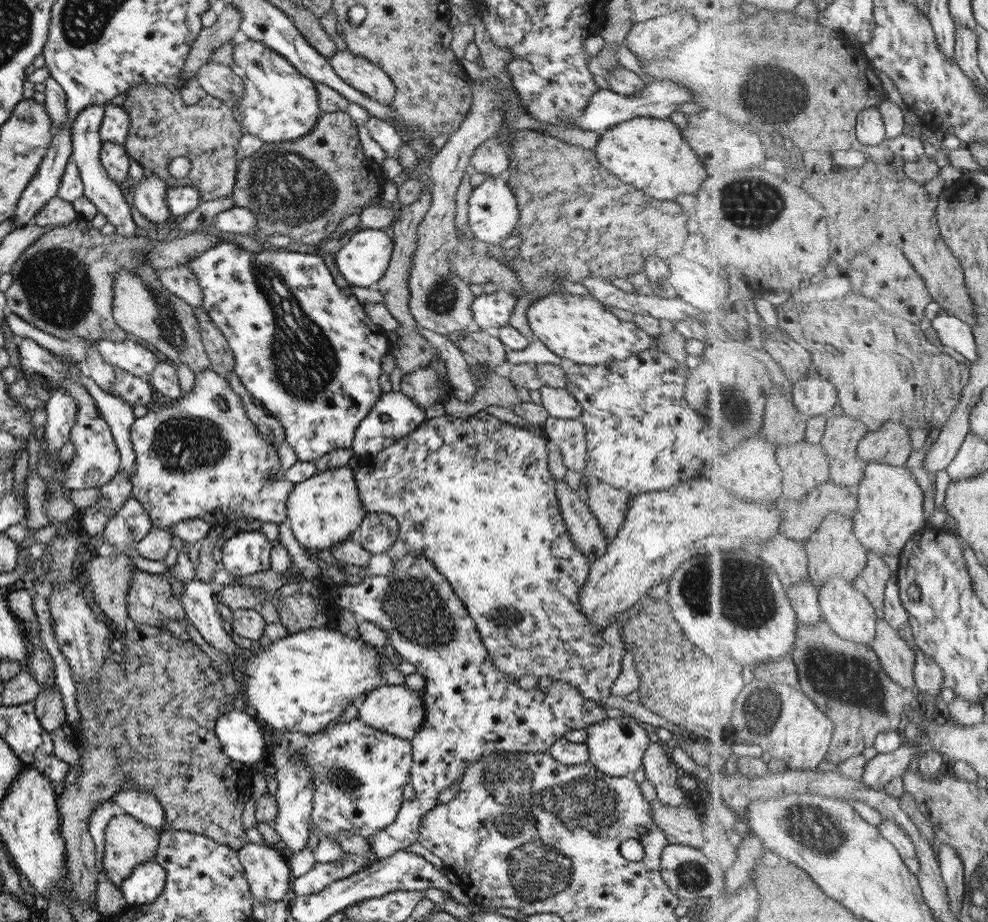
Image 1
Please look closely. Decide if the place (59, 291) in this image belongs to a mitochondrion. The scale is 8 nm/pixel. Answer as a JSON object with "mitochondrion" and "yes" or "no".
{"mitochondrion":"yes"}

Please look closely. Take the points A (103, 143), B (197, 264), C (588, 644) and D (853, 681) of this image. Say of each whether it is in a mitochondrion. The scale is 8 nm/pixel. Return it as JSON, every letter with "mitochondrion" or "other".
{"A":"other","B":"other","C":"other","D":"mitochondrion"}

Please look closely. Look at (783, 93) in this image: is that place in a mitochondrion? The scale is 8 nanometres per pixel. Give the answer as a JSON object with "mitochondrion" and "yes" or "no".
{"mitochondrion":"yes"}

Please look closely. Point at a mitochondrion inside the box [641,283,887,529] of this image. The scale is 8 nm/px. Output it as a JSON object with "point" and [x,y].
{"point":[723,403]}

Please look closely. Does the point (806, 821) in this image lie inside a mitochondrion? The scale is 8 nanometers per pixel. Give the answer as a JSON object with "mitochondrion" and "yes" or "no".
{"mitochondrion":"yes"}

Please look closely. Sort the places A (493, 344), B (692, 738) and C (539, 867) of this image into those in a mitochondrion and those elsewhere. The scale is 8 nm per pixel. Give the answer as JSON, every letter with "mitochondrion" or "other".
{"A":"other","B":"other","C":"mitochondrion"}

